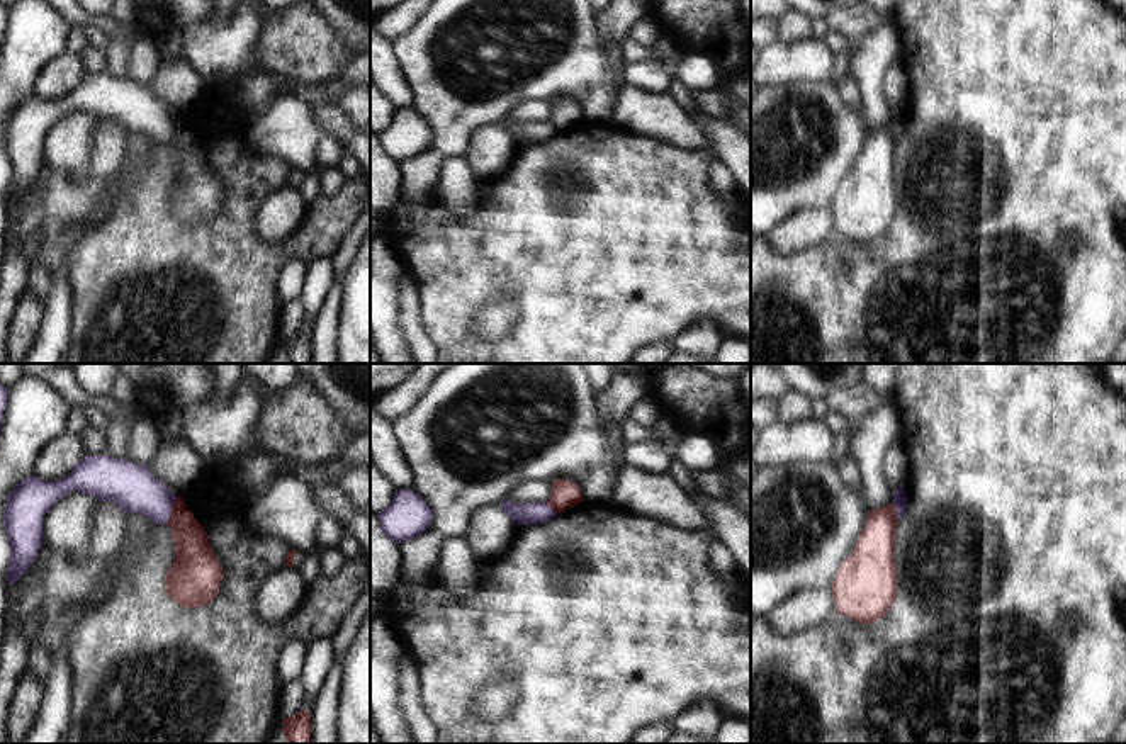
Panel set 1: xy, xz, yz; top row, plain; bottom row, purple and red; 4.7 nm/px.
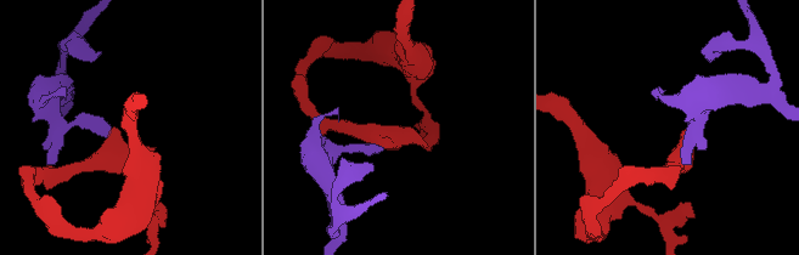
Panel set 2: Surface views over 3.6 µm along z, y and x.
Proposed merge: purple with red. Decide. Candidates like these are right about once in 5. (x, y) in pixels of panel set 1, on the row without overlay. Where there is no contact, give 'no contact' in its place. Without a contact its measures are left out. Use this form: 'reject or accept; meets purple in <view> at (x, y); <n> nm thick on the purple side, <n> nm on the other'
reject; meets purple in xy at (170, 129); 220 nm thick on the purple side, 180 nm on the other

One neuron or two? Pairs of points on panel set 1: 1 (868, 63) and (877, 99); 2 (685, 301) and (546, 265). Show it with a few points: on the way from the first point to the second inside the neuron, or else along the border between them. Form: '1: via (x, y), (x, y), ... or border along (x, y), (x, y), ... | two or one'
1: via (870, 72), (872, 90) | one
2: via (651, 267), (579, 265) | one

